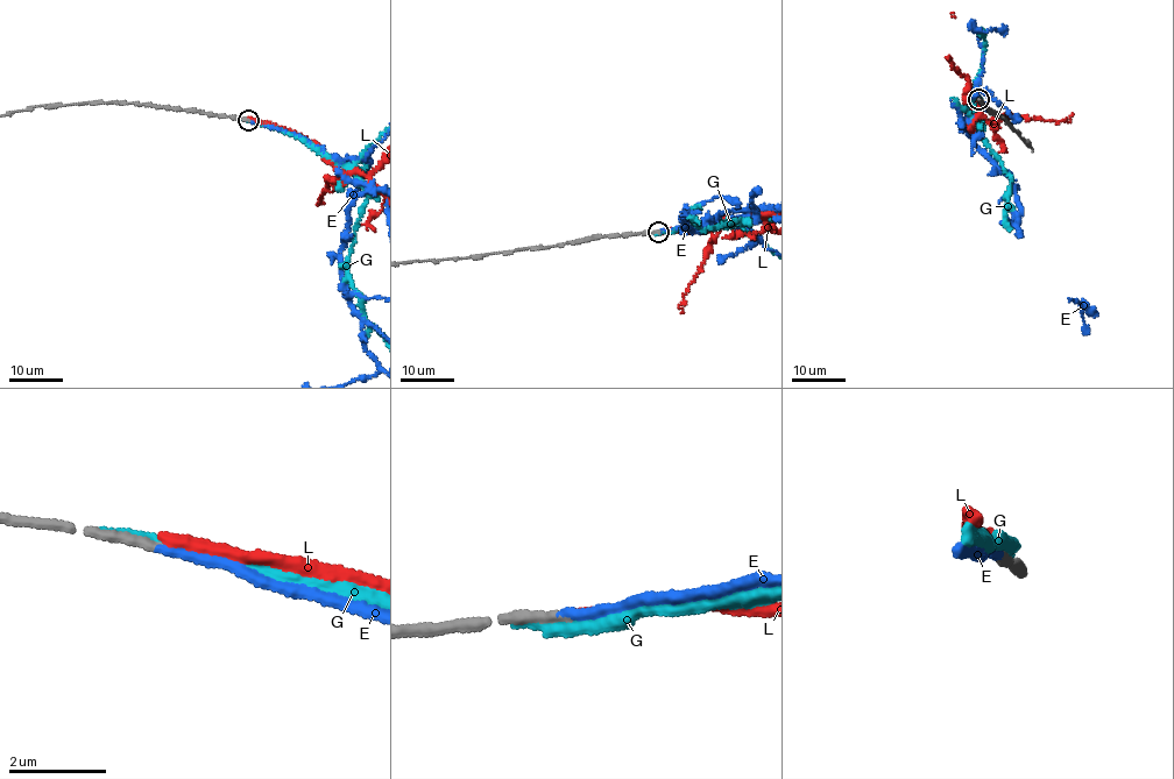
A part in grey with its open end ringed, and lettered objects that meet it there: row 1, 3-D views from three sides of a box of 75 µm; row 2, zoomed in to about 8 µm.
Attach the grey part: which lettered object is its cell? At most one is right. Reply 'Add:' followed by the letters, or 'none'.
Add: E

